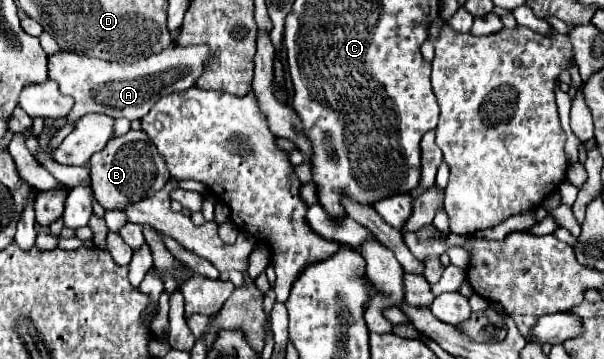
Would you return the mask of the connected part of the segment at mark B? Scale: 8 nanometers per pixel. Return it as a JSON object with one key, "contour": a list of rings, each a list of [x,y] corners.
{"contour":[[[128,131],[122,137],[110,139],[102,151],[92,155],[90,173],[94,197],[106,211],[120,211],[120,207],[128,207],[128,203],[138,203],[140,199],[152,197],[170,179],[164,159],[144,131]]]}

